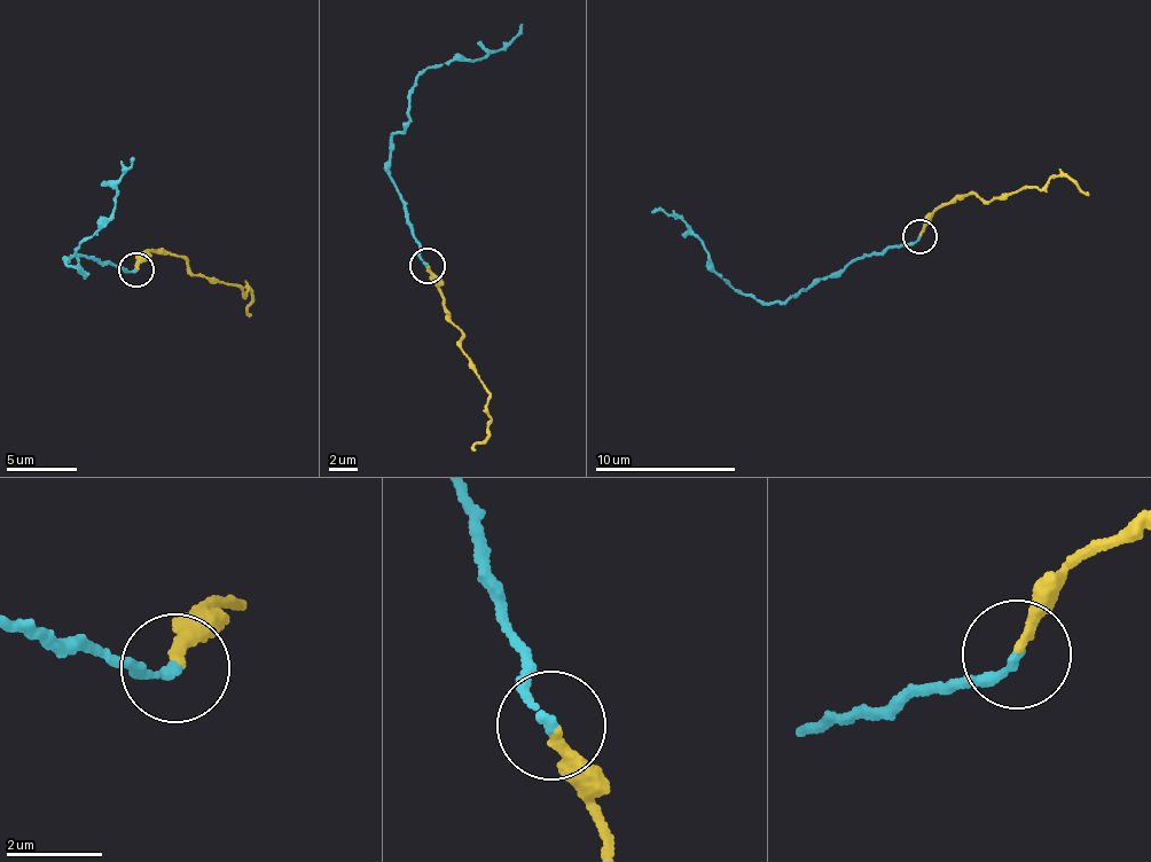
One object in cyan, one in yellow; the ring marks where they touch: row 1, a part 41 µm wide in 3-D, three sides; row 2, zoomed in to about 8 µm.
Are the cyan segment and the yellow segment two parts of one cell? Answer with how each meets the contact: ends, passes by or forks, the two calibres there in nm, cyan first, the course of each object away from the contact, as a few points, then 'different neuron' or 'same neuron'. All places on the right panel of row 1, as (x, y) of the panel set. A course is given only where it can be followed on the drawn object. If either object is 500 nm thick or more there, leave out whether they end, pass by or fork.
cyan ends; yellow ends; calibres 180 and 240 nm; course cyan (919, 236), (890, 250), (856, 256), (789, 300), (758, 303), (721, 276), (711, 255), (676, 218), (650, 211); course yellow (919, 236), (936, 210), (957, 203), (969, 194), (989, 202), (1066, 175), (1087, 194); different neuron

